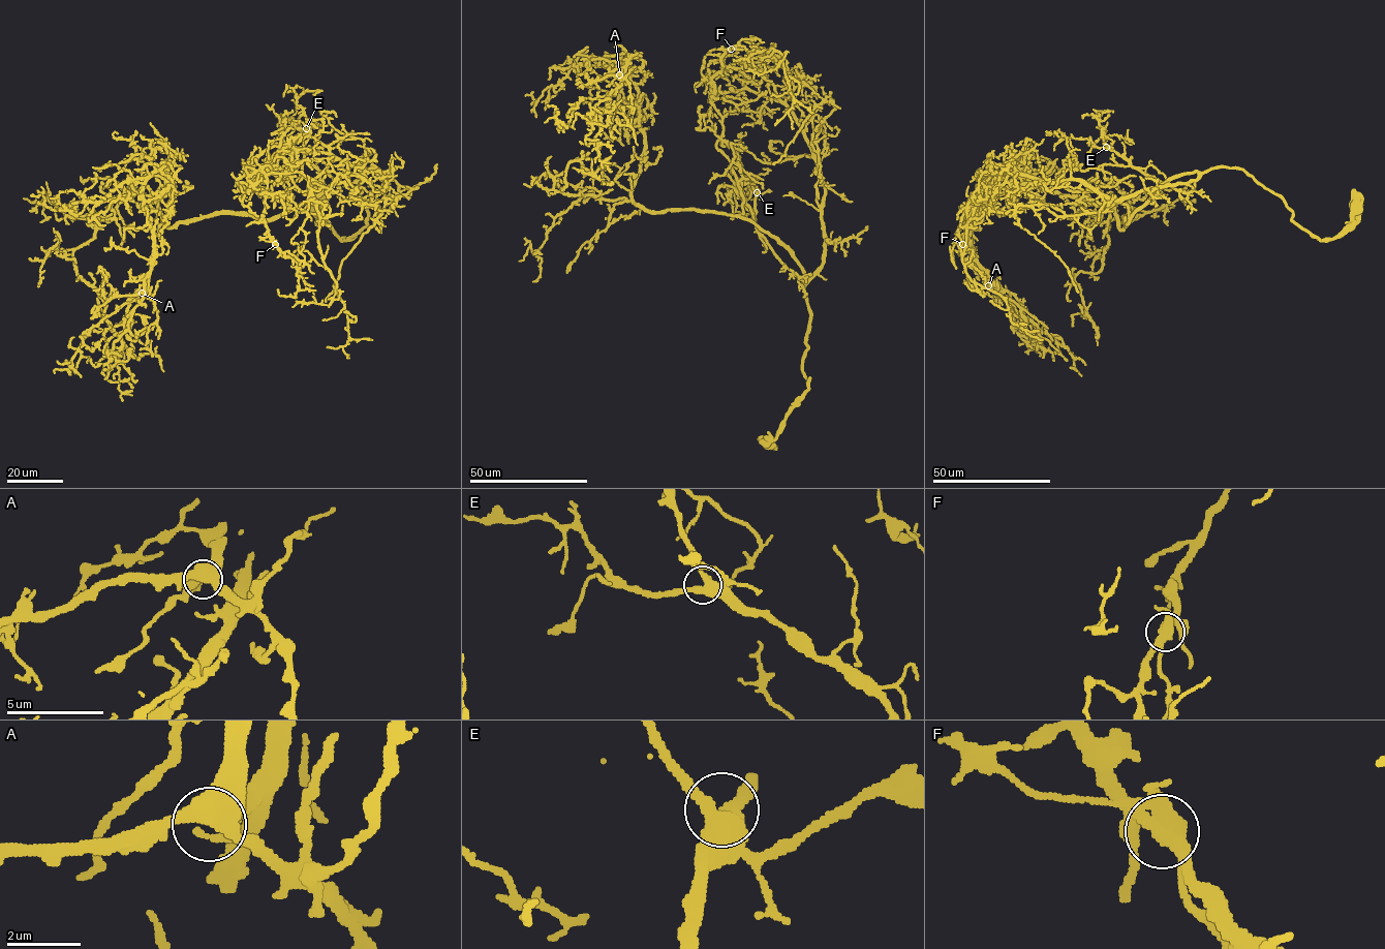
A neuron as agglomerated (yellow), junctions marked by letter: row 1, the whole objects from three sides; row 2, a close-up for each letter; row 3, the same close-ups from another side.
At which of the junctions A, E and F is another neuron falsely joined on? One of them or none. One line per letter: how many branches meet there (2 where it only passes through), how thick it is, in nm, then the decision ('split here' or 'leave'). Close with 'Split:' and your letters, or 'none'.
A: branches 3; calibre 440 nm; leave
E: branches 3; calibre 440 nm; leave
F: branches 3; calibre 440 nm; leave
Split: none

